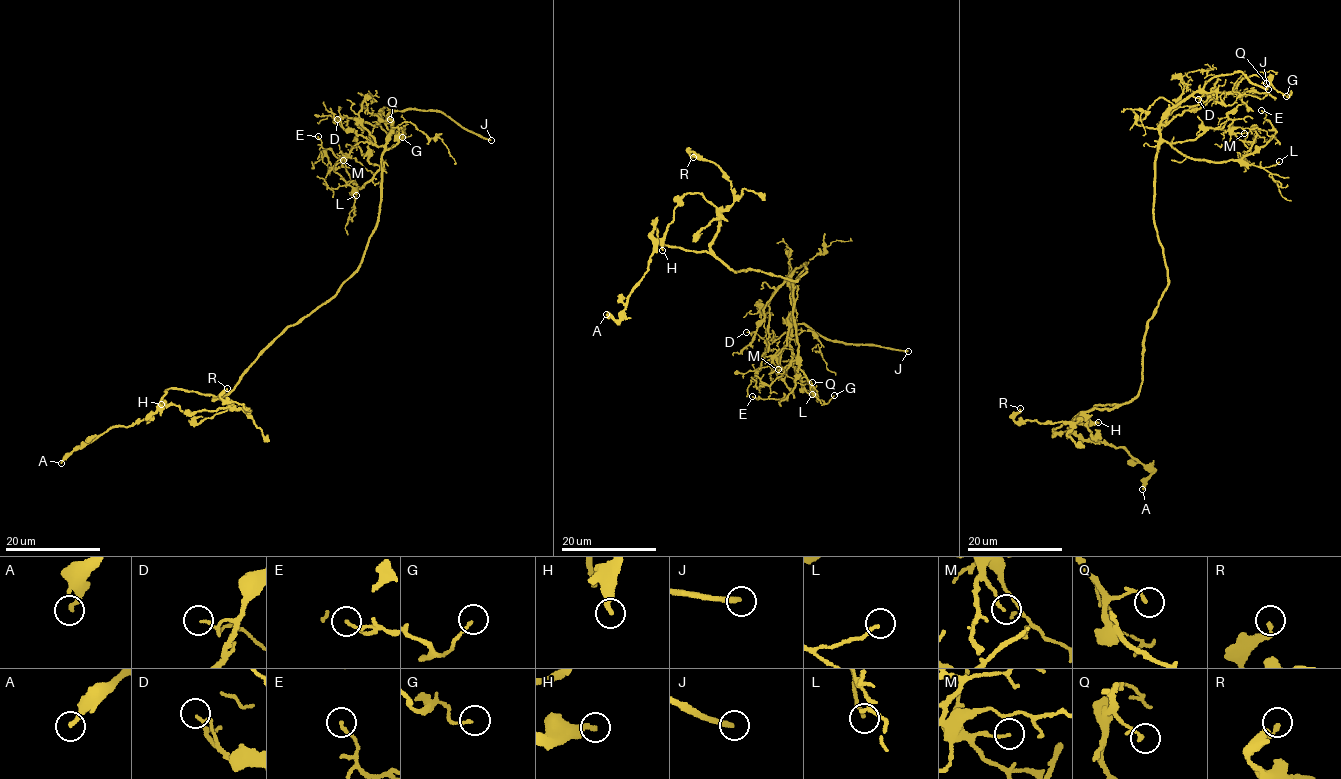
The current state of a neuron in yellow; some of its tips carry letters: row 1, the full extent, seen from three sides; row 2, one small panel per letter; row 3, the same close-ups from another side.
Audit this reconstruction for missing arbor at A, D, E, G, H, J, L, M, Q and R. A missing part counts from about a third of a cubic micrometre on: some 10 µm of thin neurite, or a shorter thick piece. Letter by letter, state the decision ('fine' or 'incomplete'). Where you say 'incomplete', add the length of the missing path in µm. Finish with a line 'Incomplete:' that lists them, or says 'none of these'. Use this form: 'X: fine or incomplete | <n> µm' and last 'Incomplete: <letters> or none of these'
A: fine
D: fine
E: fine
G: fine
H: fine
J: incomplete | 70 µm
L: fine
M: fine
Q: fine
R: fine
Incomplete: J

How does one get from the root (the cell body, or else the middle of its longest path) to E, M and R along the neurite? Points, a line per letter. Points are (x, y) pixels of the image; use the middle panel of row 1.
E: (781, 277), (795, 281), (806, 272), (805, 264), (790, 273), (797, 374), (786, 399), (752, 396)
M: (781, 277), (795, 281), (806, 272), (805, 264), (790, 273), (788, 338), (781, 356), (772, 359), (778, 369)
R: (781, 277), (729, 270), (712, 251), (733, 190), (720, 167), (688, 152), (693, 157)

